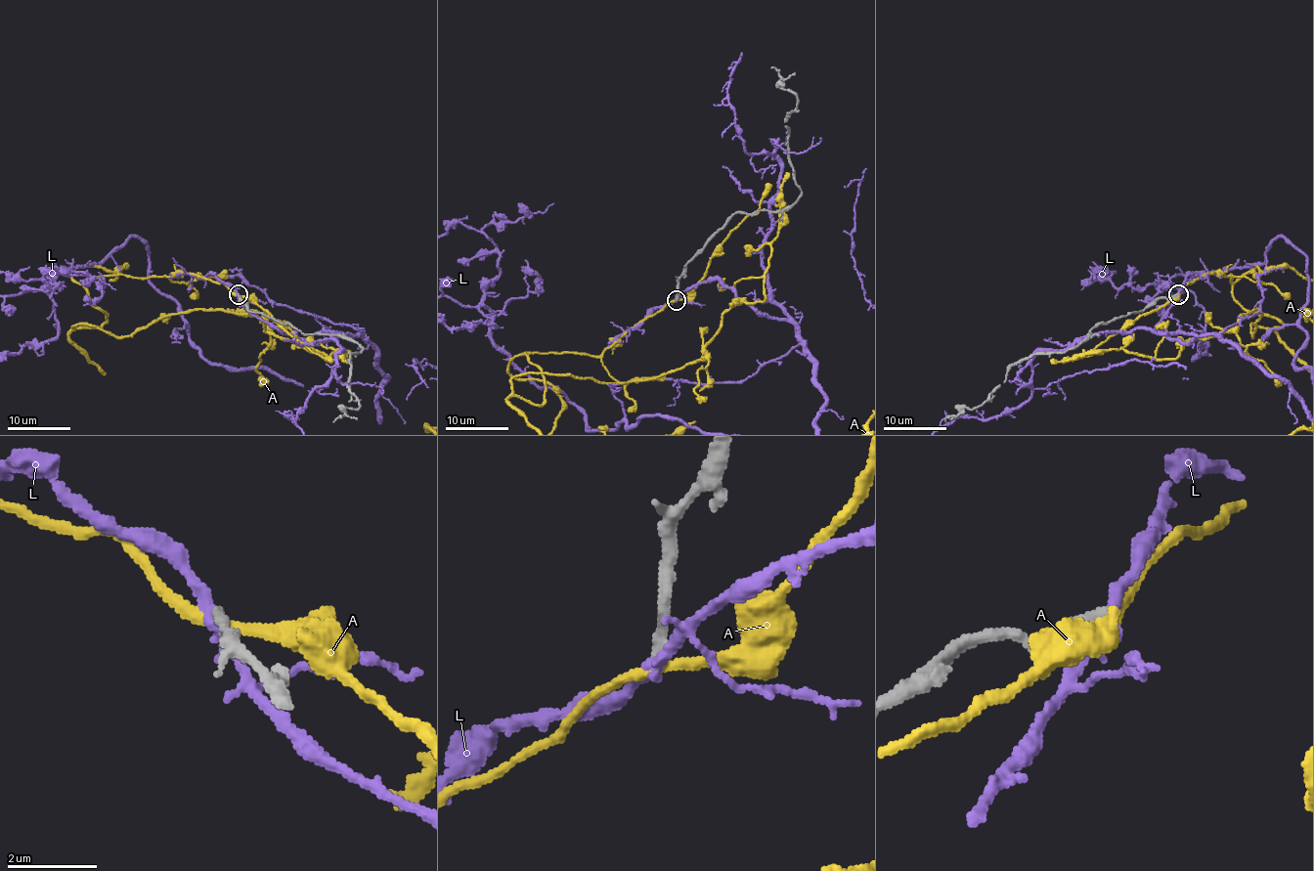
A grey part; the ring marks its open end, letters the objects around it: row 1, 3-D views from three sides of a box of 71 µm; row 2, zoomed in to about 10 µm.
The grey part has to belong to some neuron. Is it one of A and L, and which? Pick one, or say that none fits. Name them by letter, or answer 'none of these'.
none of these

